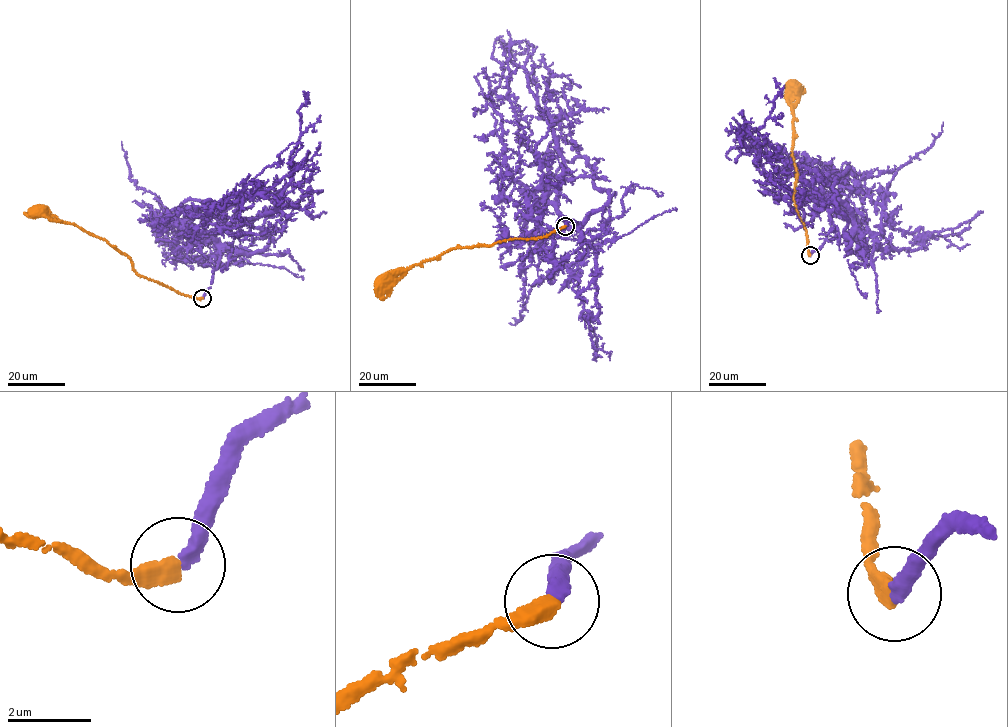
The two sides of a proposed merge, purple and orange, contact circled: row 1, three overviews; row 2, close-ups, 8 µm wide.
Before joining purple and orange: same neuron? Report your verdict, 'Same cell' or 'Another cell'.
Same cell

